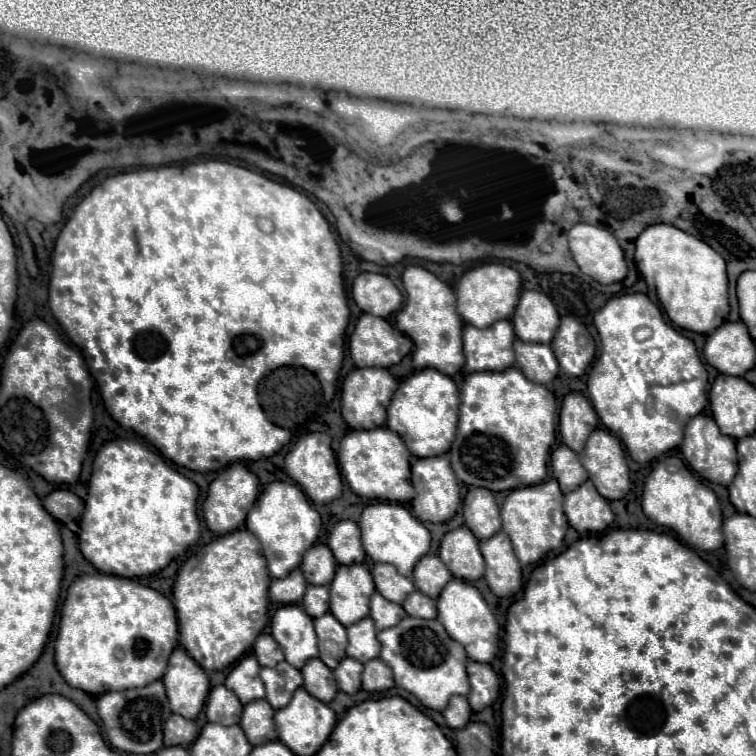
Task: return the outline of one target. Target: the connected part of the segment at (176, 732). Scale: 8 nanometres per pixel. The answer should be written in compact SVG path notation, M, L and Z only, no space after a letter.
M173 714L165 722L163 734L165 734L165 746L191 746L191 742L197 738L197 726L193 724L193 720Z

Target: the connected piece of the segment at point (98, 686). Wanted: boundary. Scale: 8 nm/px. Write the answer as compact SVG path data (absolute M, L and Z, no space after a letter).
M113 574L77 578L61 608L59 634L55 642L55 664L65 682L89 694L103 694L109 690L129 690L161 680L169 654L177 646L177 614L173 604L157 590L143 586L139 581Z

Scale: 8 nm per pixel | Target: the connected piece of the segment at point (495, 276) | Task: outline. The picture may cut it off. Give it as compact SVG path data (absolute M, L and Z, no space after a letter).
M481 264L477 268L471 268L463 274L459 286L455 288L457 294L457 312L461 314L465 324L485 328L501 318L511 318L513 310L519 302L521 294L521 278L519 272L505 264Z

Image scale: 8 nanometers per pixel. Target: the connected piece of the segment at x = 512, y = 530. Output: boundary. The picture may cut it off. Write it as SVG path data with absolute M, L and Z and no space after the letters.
M549 478L535 486L511 490L509 496L505 498L503 508L501 508L503 532L509 534L513 548L517 550L517 558L523 566L535 564L541 558L545 558L549 552L555 552L563 546L563 538L569 524L567 524L561 504L563 504L563 494L555 478Z

